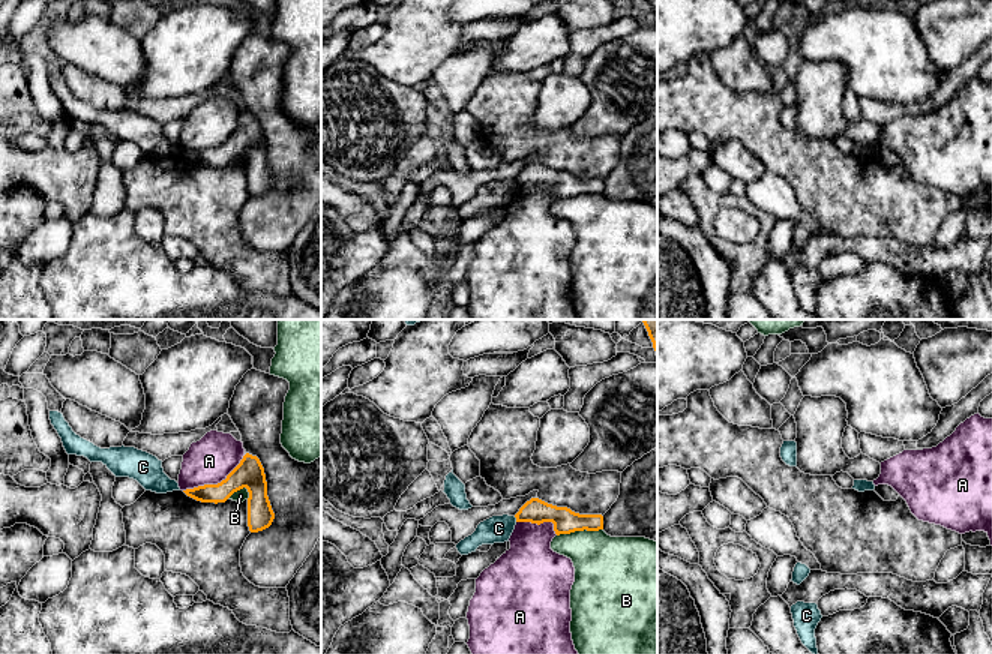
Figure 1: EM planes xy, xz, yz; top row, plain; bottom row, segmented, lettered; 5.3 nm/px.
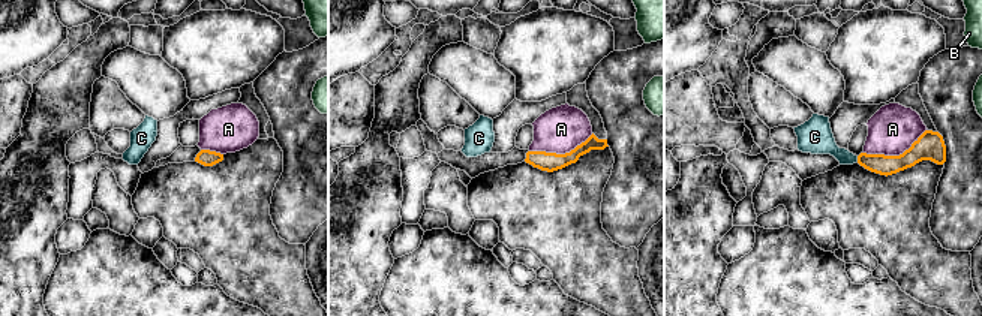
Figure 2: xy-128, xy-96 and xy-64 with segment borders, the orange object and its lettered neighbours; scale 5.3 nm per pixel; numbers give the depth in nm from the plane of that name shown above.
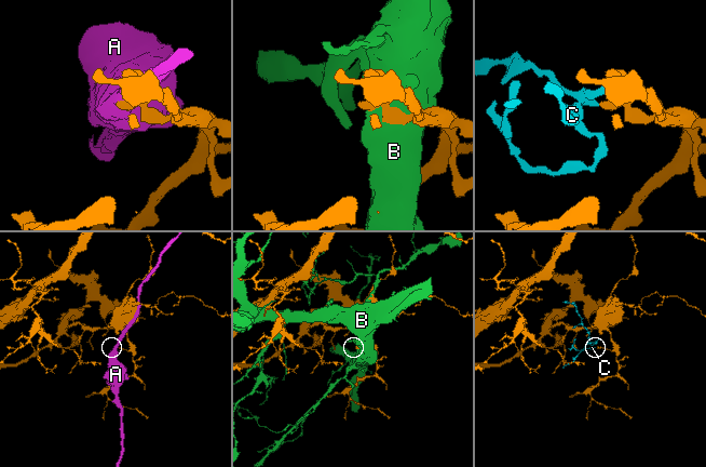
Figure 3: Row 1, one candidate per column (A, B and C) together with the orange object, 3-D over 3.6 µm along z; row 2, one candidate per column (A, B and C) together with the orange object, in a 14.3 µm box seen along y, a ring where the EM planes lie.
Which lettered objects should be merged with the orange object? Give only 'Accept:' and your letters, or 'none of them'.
Accept: none of them

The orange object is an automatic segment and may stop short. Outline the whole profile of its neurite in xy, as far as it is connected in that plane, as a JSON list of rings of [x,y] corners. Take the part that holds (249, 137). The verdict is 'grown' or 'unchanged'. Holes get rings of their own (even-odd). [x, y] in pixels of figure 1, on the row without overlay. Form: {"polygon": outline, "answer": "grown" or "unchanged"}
{"polygon": [[[246,117],[240,128],[218,148],[204,148],[183,154],[201,166],[225,166],[234,156],[246,152],[248,190],[251,196],[269,192],[275,183],[269,160],[264,132],[257,120]]], "answer": "unchanged"}

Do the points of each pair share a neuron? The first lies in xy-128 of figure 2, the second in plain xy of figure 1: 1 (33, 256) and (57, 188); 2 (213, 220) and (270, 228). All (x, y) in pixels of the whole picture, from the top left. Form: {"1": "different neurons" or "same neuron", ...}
{"1": "different neurons", "2": "different neurons"}

